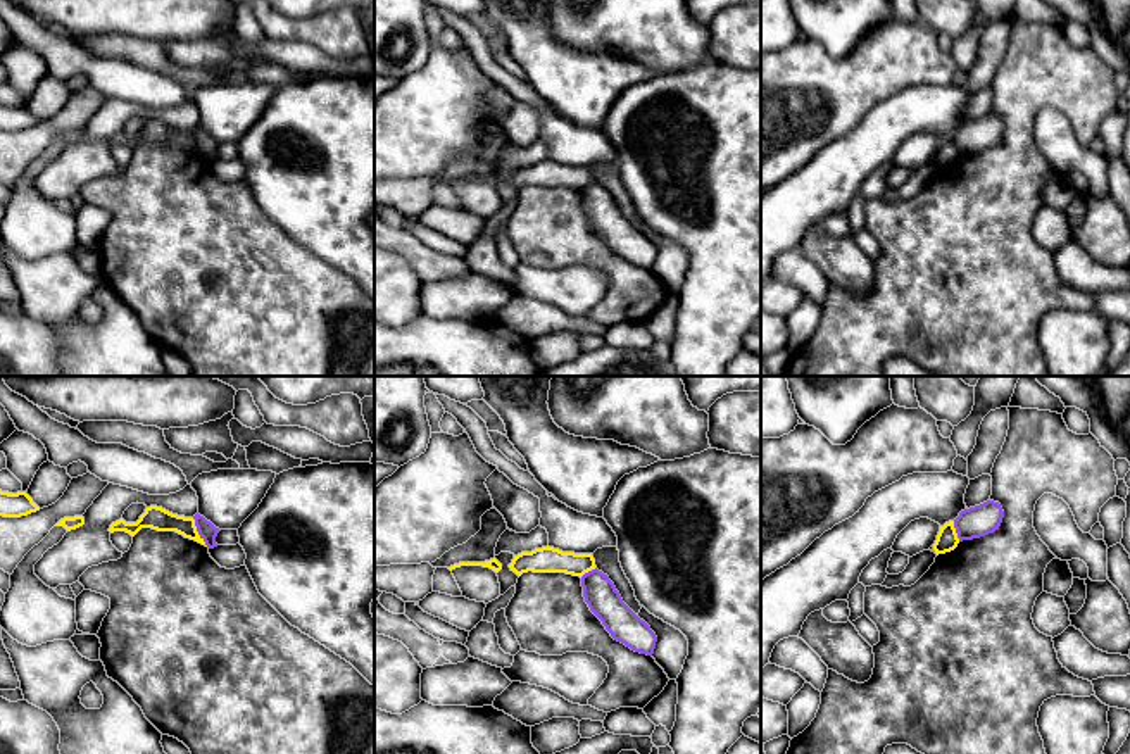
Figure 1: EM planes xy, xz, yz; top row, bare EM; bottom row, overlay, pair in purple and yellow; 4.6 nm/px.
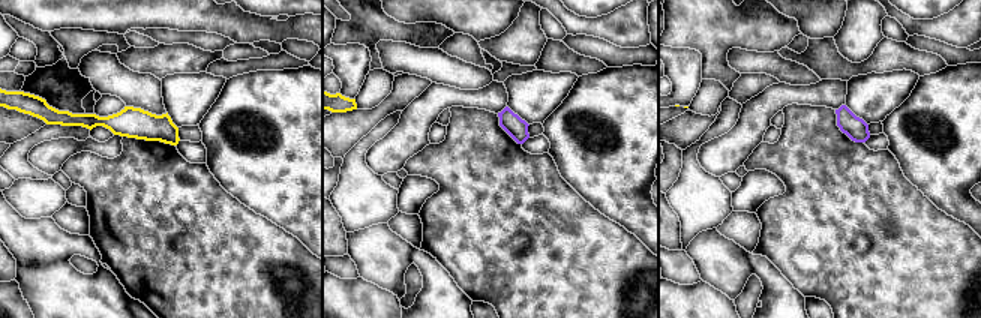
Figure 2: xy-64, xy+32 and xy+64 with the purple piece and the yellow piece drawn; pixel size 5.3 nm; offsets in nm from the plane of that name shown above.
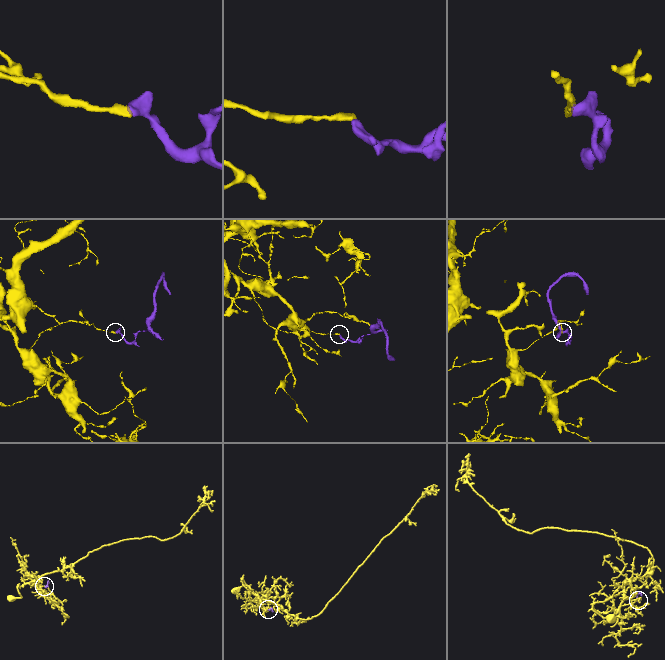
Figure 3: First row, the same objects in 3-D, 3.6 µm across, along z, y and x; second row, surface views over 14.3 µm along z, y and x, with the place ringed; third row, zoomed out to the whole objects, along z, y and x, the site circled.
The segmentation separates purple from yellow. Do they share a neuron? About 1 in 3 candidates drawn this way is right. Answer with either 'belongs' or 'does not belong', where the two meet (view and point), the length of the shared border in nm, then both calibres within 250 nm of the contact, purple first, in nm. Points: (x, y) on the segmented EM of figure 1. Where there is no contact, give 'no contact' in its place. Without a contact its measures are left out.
does not belong | xy (197, 530) | 150 nm | 80/110 nm

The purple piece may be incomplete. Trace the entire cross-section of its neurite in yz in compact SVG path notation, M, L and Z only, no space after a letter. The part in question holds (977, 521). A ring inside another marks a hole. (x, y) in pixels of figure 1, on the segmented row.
M994 500L961 511L954 519L959 542L994 533L999 530L1002 518L1004 511L1001 504Z

